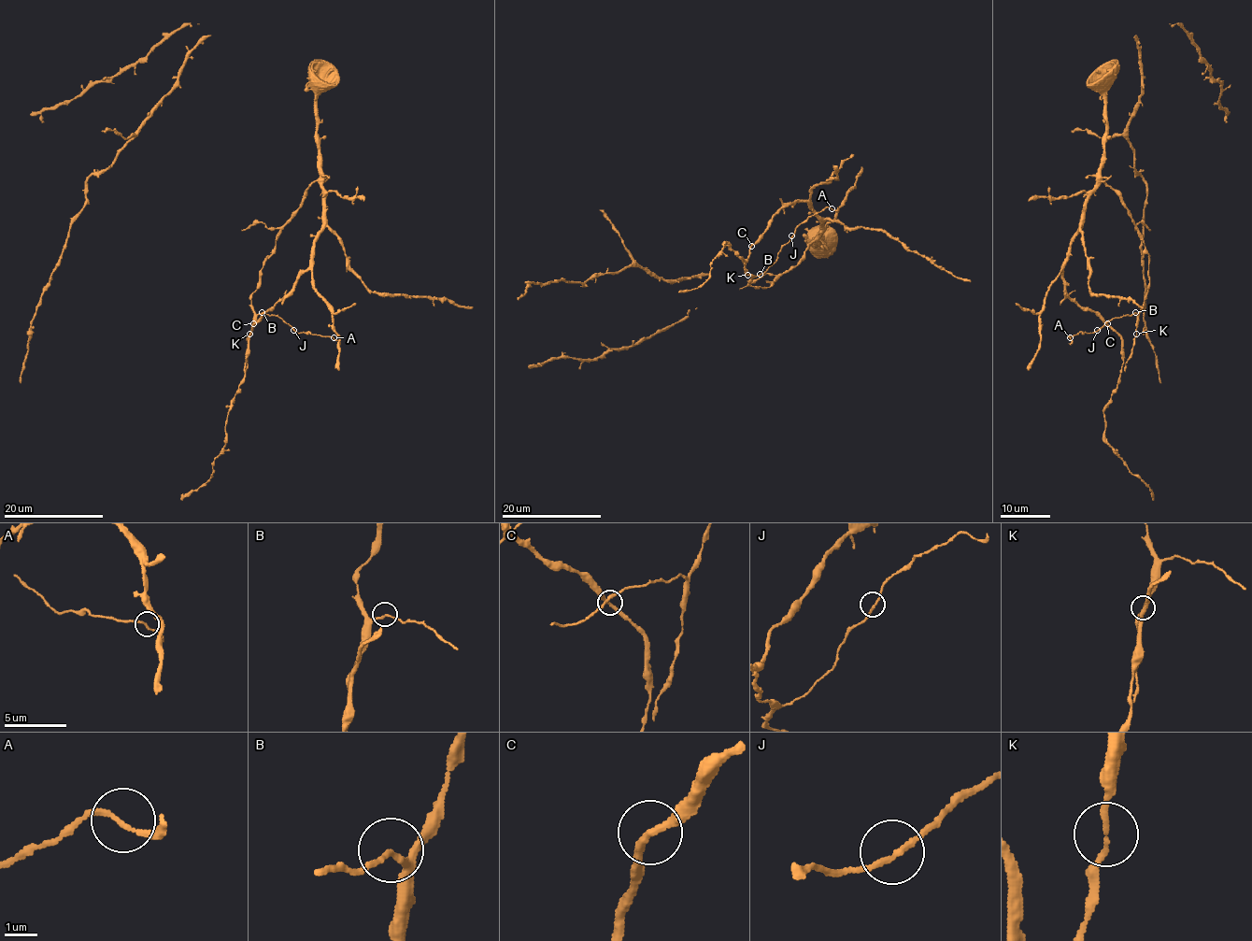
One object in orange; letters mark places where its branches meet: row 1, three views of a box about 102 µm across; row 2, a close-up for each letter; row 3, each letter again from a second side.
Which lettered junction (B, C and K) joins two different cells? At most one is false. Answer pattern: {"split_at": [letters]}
{"split_at": ["B"]}

